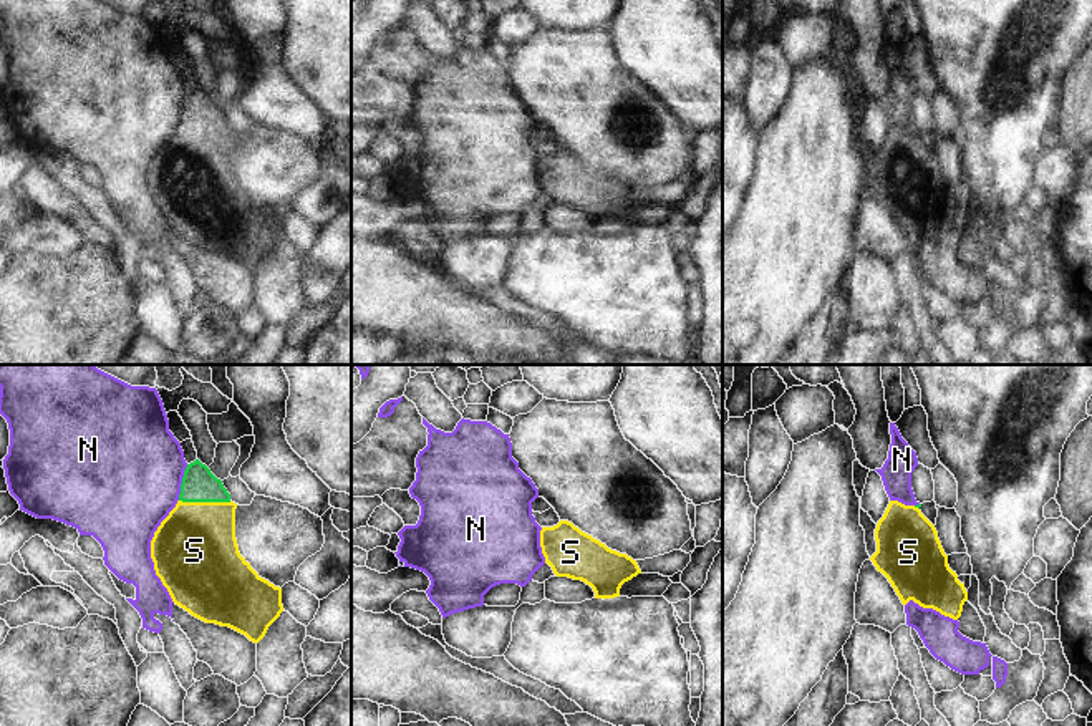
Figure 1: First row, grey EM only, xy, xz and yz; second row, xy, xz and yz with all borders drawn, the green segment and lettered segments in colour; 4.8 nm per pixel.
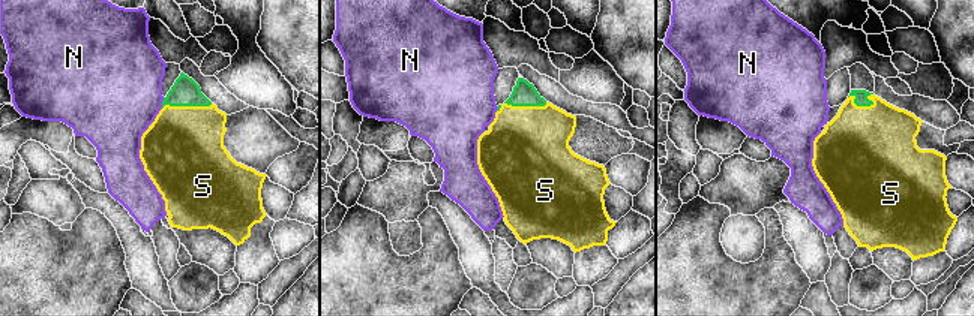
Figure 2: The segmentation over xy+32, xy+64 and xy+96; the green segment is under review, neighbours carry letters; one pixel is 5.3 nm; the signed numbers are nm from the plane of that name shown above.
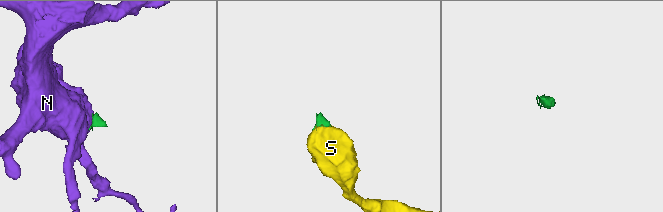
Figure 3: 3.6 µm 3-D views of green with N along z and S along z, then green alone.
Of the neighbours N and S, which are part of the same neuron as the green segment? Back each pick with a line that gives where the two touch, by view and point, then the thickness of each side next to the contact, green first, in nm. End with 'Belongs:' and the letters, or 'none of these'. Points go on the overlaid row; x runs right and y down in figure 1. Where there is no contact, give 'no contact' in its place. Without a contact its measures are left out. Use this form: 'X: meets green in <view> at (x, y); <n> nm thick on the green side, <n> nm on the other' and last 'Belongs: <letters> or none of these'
S: meets green in xy at (206, 501); 170 nm thick on the green side, 420 nm on the other
Belongs: S

